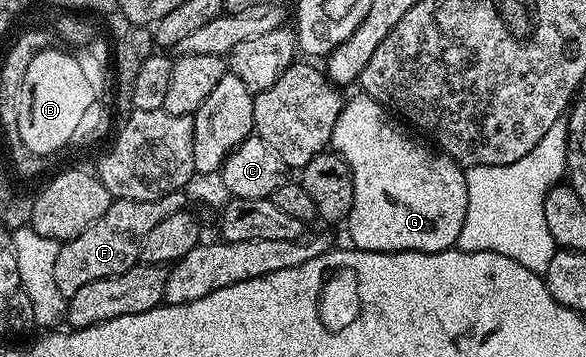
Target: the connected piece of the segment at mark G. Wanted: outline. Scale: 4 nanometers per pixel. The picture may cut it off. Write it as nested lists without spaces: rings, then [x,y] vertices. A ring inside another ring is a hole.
[[[361,92],[355,94],[351,102],[349,99],[343,105],[336,120],[336,128],[330,137],[333,153],[342,155],[354,181],[354,203],[350,214],[344,219],[344,227],[346,226],[351,240],[354,241],[351,243],[359,250],[419,250],[425,254],[457,247],[460,228],[464,228],[464,216],[468,208],[463,167],[449,154],[443,154],[433,145],[425,141],[417,142],[416,139],[401,134],[394,127],[395,119],[381,102]]]

